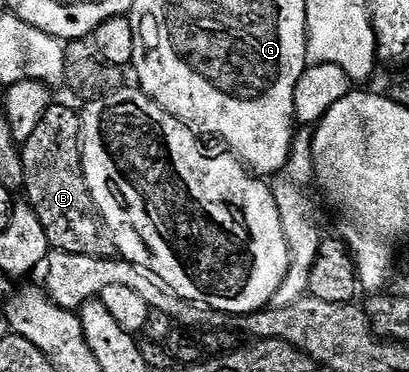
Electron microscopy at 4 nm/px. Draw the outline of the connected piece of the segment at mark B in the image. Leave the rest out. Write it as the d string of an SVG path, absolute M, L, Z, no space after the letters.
M49 106L34 133L23 144L27 198L35 208L51 246L57 251L111 259L117 254L116 235L100 216L84 176L82 119L68 107Z

